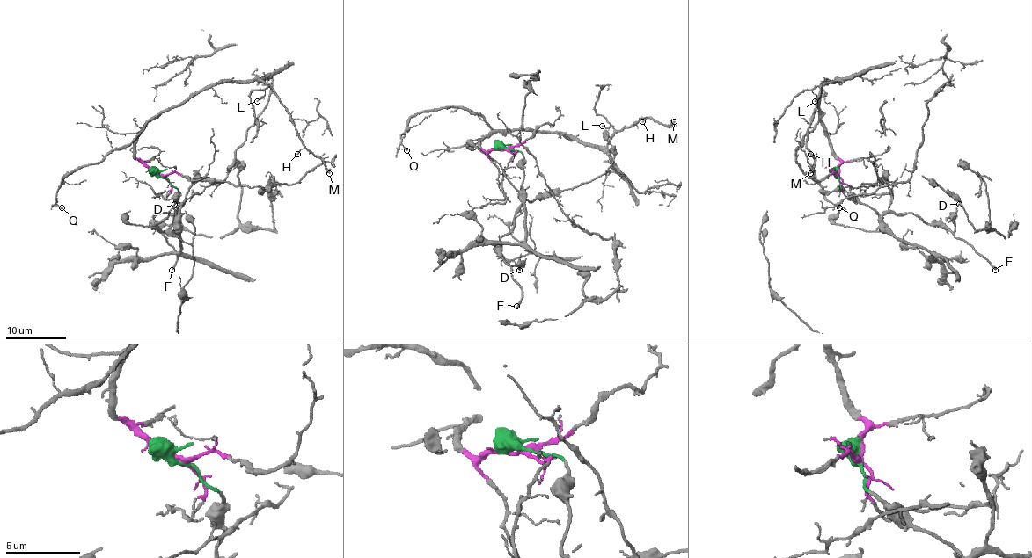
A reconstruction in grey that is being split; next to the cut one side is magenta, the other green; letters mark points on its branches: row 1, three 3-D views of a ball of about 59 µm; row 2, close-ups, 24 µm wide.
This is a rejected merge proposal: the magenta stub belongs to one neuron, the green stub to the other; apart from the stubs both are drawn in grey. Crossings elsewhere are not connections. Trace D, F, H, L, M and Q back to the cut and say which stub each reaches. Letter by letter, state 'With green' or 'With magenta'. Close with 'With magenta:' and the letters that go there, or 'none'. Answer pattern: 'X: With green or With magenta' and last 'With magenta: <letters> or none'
D: With green
F: With green
H: With magenta
L: With magenta
M: With magenta
Q: With magenta
With magenta: H, L, M, Q

